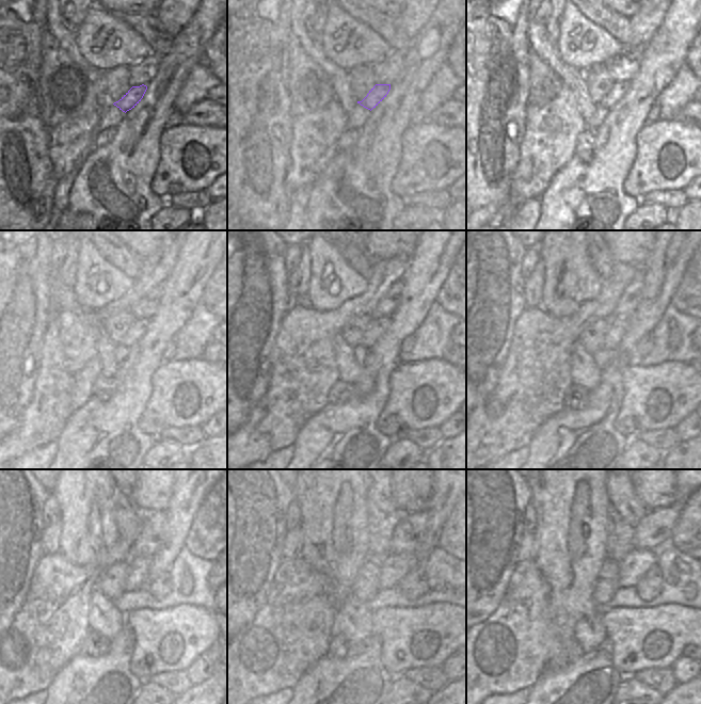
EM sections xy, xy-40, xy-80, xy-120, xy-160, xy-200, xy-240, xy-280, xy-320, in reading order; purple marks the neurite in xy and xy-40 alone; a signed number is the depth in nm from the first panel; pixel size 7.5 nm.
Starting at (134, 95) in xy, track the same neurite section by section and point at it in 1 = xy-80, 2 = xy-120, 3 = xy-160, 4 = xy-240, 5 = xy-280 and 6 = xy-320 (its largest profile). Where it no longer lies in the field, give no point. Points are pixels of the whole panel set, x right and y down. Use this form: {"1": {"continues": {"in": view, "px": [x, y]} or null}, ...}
{"1": {"continues": {"in": "xy-80", "px": [614, 96]}}, "2": {"continues": {"in": "xy-120", "px": [139, 328]}}, "3": {"continues": {"in": "xy-160", "px": [378, 326]}}, "4": {"continues": {"in": "xy-240", "px": [139, 572]}}, "5": {"continues": {"in": "xy-280", "px": [395, 566]}}, "6": {"continues": {"in": "xy-320", "px": [634, 566]}}}

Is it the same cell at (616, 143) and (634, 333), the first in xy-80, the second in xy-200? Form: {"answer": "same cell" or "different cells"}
{"answer": "same cell"}

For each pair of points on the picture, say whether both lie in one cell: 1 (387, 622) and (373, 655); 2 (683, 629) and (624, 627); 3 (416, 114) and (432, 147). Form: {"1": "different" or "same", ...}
{"1": "different", "2": "same", "3": "different"}

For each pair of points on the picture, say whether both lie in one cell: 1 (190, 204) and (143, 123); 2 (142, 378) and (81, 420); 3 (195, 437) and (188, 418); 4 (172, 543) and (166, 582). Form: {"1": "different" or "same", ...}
{"1": "different", "2": "same", "3": "different", "4": "different"}

